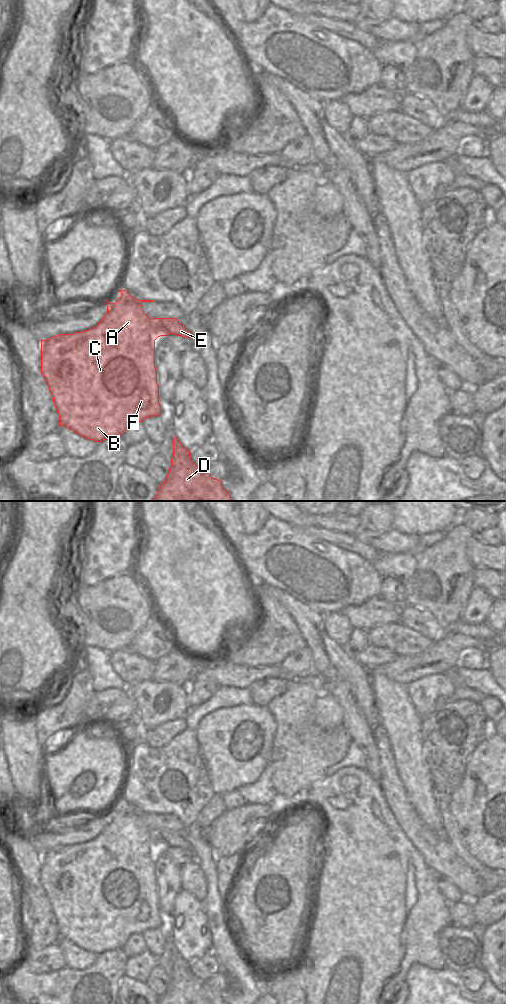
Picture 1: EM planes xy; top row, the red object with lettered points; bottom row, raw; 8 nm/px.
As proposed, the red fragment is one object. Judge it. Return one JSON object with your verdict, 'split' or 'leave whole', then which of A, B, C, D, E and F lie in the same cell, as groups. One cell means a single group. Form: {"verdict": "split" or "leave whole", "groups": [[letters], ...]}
{"verdict": "leave whole", "groups": [["A", "B", "C", "D", "E", "F"]]}

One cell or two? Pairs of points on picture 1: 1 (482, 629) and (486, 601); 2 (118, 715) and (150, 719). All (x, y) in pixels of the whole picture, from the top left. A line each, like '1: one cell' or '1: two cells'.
1: two cells
2: two cells

